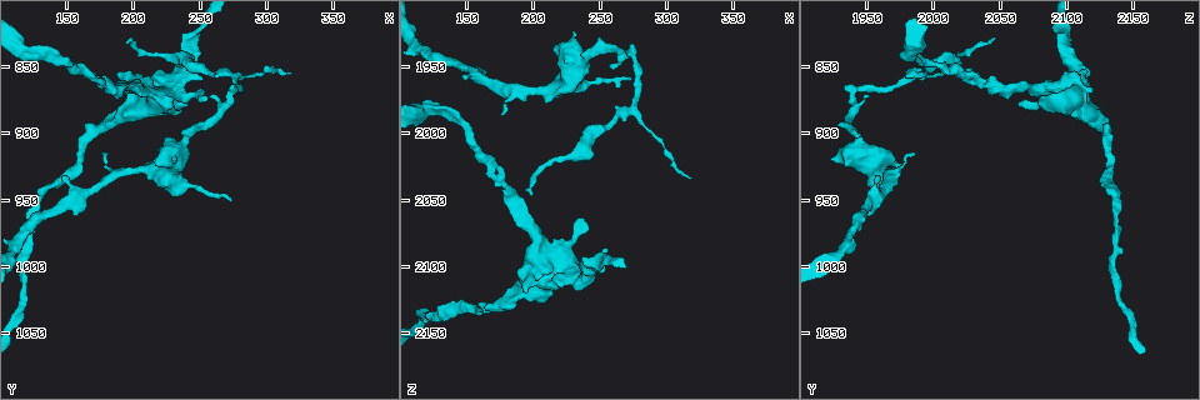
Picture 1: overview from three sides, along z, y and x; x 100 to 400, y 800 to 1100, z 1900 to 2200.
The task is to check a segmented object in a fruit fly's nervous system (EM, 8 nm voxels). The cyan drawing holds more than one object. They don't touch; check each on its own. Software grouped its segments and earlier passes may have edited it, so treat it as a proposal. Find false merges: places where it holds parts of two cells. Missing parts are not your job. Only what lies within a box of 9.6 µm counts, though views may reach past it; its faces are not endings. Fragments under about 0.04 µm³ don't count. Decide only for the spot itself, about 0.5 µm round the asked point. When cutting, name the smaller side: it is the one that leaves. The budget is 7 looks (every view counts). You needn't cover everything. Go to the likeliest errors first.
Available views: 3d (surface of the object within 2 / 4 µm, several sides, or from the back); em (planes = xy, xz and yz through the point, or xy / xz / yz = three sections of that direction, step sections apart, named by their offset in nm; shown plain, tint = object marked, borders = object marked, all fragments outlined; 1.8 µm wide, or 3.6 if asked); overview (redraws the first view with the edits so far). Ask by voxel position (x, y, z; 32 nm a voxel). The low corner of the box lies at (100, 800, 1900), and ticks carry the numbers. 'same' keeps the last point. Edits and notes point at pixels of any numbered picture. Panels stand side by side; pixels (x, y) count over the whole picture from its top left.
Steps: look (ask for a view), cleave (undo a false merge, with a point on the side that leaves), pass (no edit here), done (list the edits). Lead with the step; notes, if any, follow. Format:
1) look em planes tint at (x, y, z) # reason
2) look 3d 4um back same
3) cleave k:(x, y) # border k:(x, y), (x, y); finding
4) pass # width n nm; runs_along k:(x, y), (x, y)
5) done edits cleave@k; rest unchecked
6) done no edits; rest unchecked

look 3d 4um at (210, 866, 2104) # calibre changes

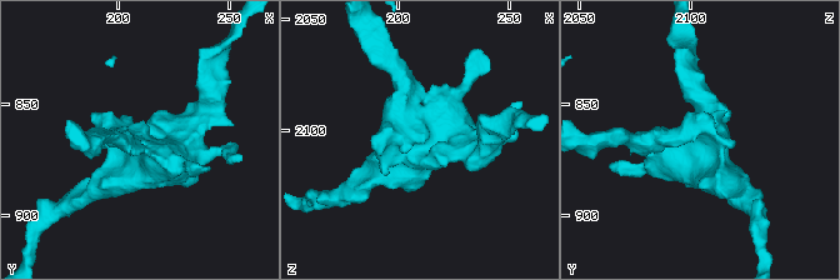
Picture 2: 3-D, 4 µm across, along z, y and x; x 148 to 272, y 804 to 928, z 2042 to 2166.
look em planes tint at (211, 868, 2104)

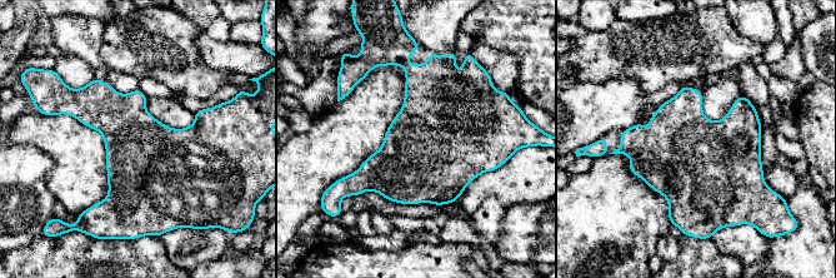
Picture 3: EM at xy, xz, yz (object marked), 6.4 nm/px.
pass # one cell here

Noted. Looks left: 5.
look em planes plain at (274, 866, 1944)

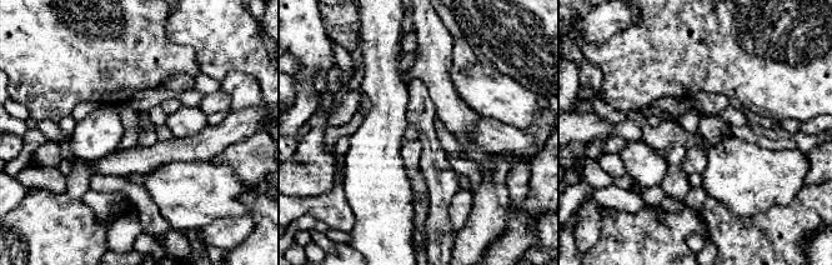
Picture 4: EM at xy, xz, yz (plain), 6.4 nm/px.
look em planes tint same

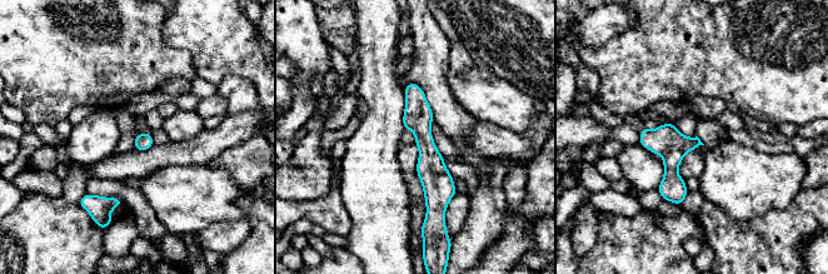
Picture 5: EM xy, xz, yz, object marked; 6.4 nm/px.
pass # all the same cell

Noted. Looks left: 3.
look 3d 2um at (126, 840, 1978) # sudden change in width

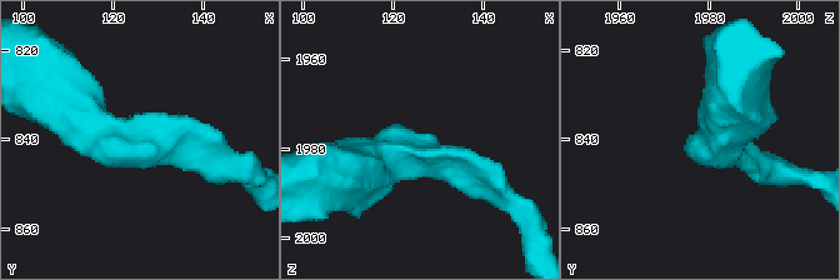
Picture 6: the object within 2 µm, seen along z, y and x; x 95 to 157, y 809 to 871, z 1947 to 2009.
look em planes tint at (125, 841, 1980) # arm_widths 170, 440 nm; now the EM

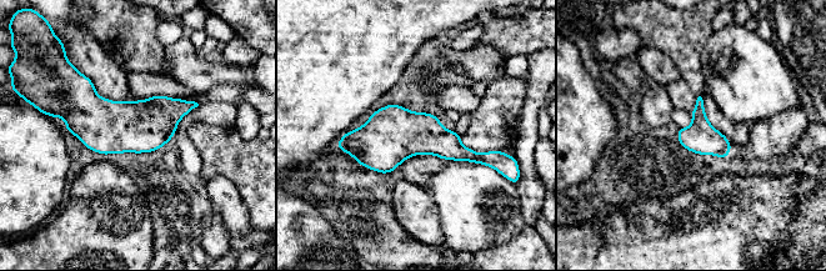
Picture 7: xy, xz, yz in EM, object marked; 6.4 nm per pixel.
pass # runs_along 7:(343, 145), (445, 144), (486, 157); continuous, no second cell

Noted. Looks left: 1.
done no edits; rest unchecked

